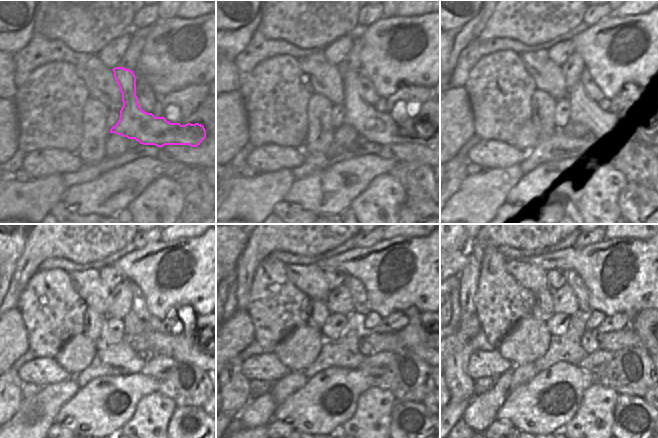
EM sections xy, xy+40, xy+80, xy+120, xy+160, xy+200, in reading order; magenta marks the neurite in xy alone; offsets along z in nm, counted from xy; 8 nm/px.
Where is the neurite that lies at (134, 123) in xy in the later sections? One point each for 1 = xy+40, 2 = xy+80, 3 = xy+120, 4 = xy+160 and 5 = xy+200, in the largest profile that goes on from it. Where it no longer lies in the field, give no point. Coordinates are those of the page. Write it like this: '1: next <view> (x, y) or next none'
1: next xy+40 (379, 128)
2: next xy+80 (600, 124)
3: next xy+120 (185, 347)
4: next xy+160 (413, 337)
5: next xy+200 (643, 323)

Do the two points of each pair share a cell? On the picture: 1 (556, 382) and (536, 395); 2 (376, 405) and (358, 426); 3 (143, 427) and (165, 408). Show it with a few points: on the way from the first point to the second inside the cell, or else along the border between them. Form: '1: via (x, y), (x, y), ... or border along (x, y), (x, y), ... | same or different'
1: via (551, 385), (541, 392) | same
2: via (374, 410), (363, 421) | same
3: via (148, 425), (160, 413) | same

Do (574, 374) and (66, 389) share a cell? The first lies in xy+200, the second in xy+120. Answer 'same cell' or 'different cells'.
different cells

